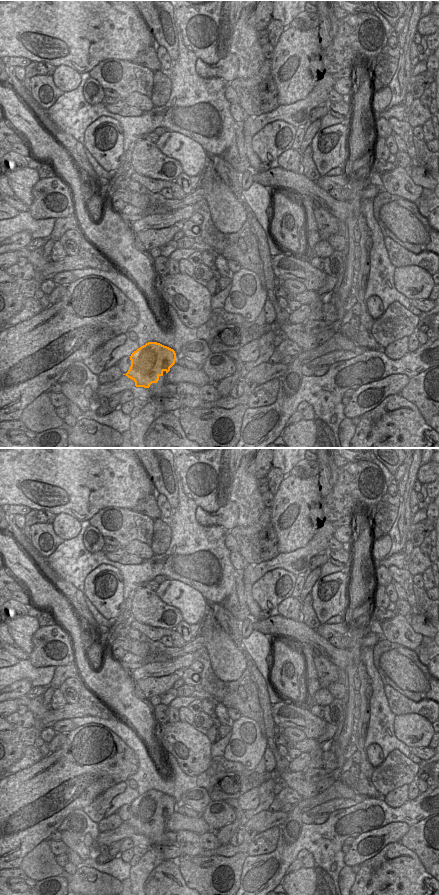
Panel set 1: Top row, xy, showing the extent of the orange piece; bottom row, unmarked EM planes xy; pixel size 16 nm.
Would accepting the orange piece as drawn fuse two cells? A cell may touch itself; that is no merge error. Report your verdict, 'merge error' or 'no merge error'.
merge error

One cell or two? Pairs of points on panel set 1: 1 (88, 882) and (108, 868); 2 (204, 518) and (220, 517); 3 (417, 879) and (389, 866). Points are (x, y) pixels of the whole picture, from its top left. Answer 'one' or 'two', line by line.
1: two
2: one
3: one

